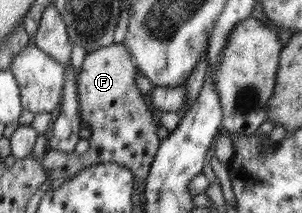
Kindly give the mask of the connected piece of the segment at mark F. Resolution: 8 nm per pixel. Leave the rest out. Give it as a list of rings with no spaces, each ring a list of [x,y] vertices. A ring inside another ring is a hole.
[[[124,43],[101,47],[85,55],[83,69],[77,75],[77,96],[81,101],[81,120],[91,131],[88,138],[89,148],[82,155],[47,148],[41,164],[48,179],[60,182],[84,167],[112,162],[127,167],[134,174],[145,197],[145,181],[161,143],[159,135],[156,135],[152,109],[136,85],[136,66],[133,54]]]

